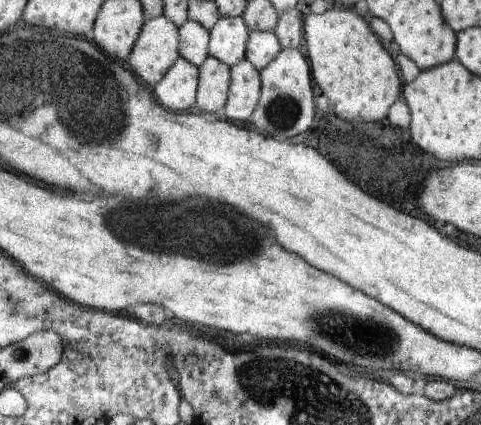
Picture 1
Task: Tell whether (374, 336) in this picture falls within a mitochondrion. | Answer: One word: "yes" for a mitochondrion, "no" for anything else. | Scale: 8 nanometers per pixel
yes

